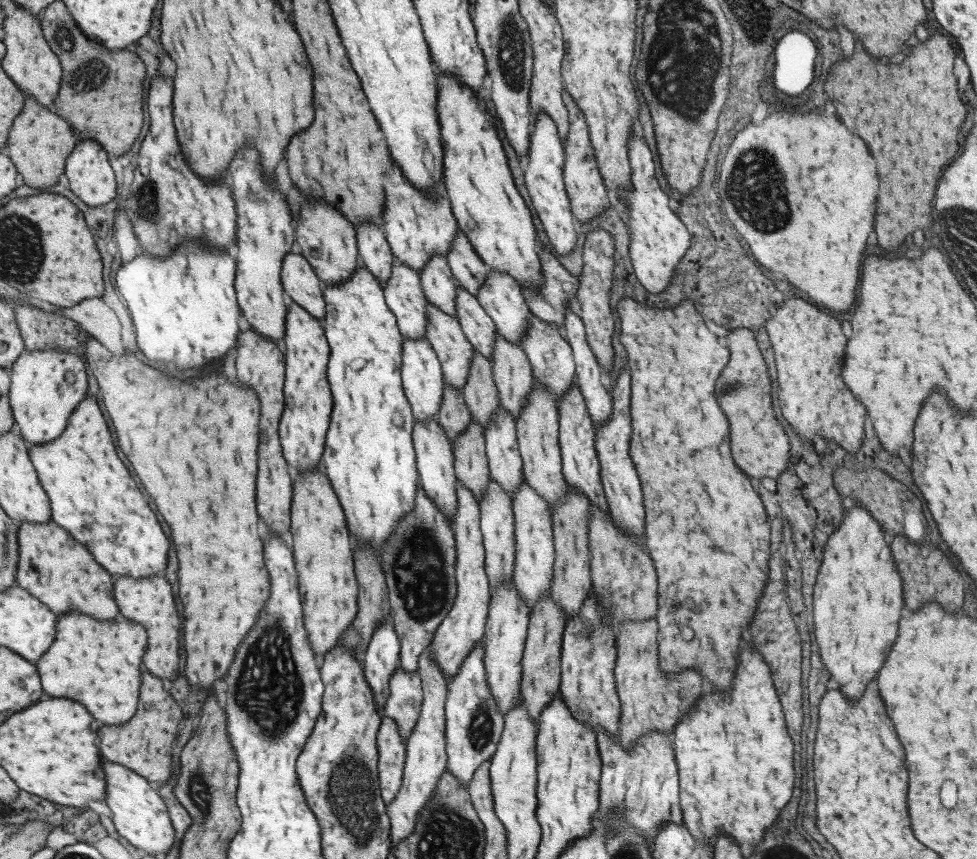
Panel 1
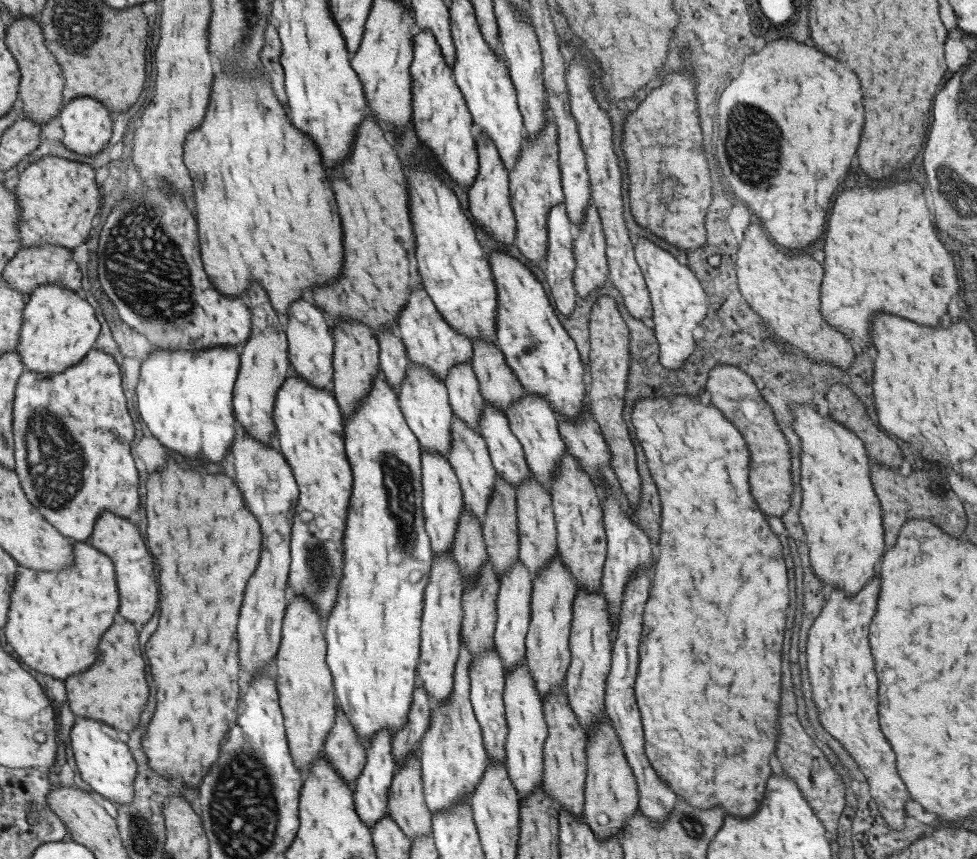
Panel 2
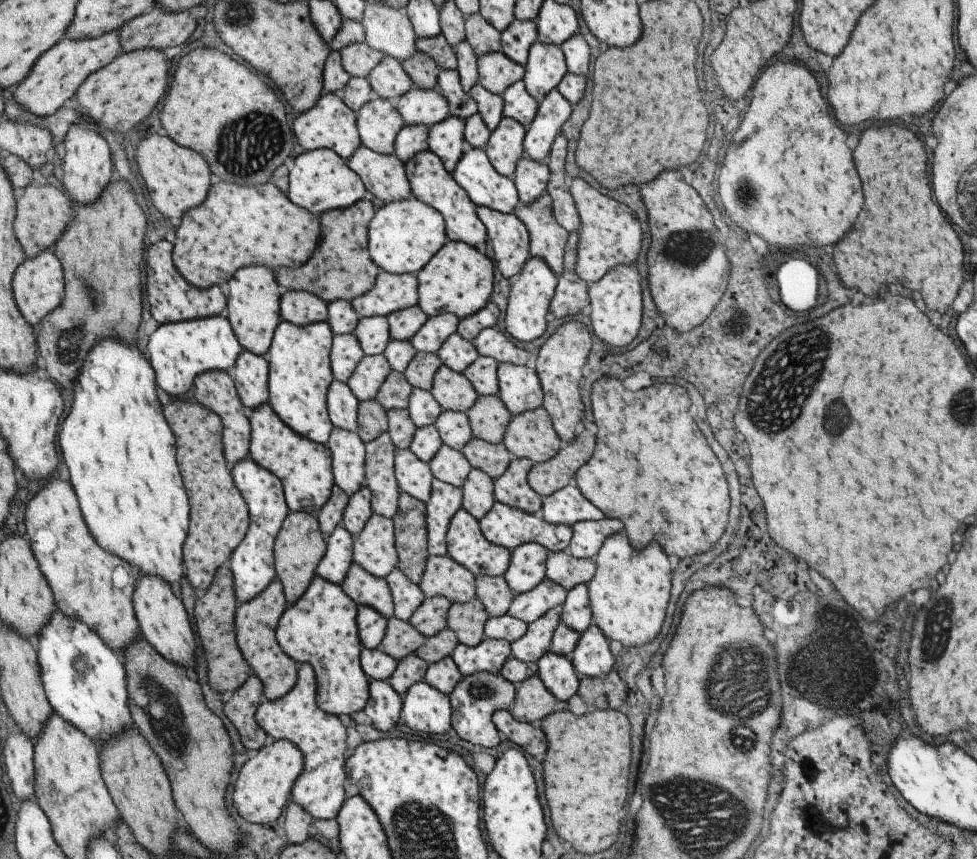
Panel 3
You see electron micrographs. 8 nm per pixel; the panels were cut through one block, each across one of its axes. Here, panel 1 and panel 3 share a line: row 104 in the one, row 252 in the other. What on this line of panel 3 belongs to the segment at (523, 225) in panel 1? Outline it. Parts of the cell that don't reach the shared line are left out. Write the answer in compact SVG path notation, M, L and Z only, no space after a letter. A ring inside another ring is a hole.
M448 241L414 276L418 294L416 306L427 318L445 313L453 314L458 320L471 316L489 302L492 292L491 262L476 248L459 241Z

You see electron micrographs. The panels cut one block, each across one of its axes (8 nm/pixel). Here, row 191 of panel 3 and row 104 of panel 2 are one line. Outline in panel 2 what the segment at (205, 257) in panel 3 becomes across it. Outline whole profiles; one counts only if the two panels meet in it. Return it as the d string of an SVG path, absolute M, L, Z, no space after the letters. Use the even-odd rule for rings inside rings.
M223 72L215 78L213 88L211 88L211 96L209 96L209 106L205 112L205 118L201 122L199 128L195 128L193 132L189 132L185 136L183 144L182 161L188 170L188 175L192 182L193 194L193 216L196 219L196 228L198 234L198 246L200 250L200 260L202 268L209 282L213 284L213 288L217 288L217 292L221 292L223 296L241 296L251 282L241 282L241 280L257 280L257 284L265 290L265 294L269 296L269 302L273 306L275 312L279 314L287 314L287 306L297 299L301 299L303 290L313 288L313 286L321 286L321 284L329 284L333 282L339 274L341 274L341 254L343 254L341 224L337 212L334 194L330 186L328 172L321 164L321 156L317 152L317 148L311 144L309 136L305 136L303 132L299 132L285 115L284 109L279 106L277 96L273 96L273 92L269 90L269 78L253 78L253 80L245 80L245 76L241 76L243 80L235 78L231 72Z

